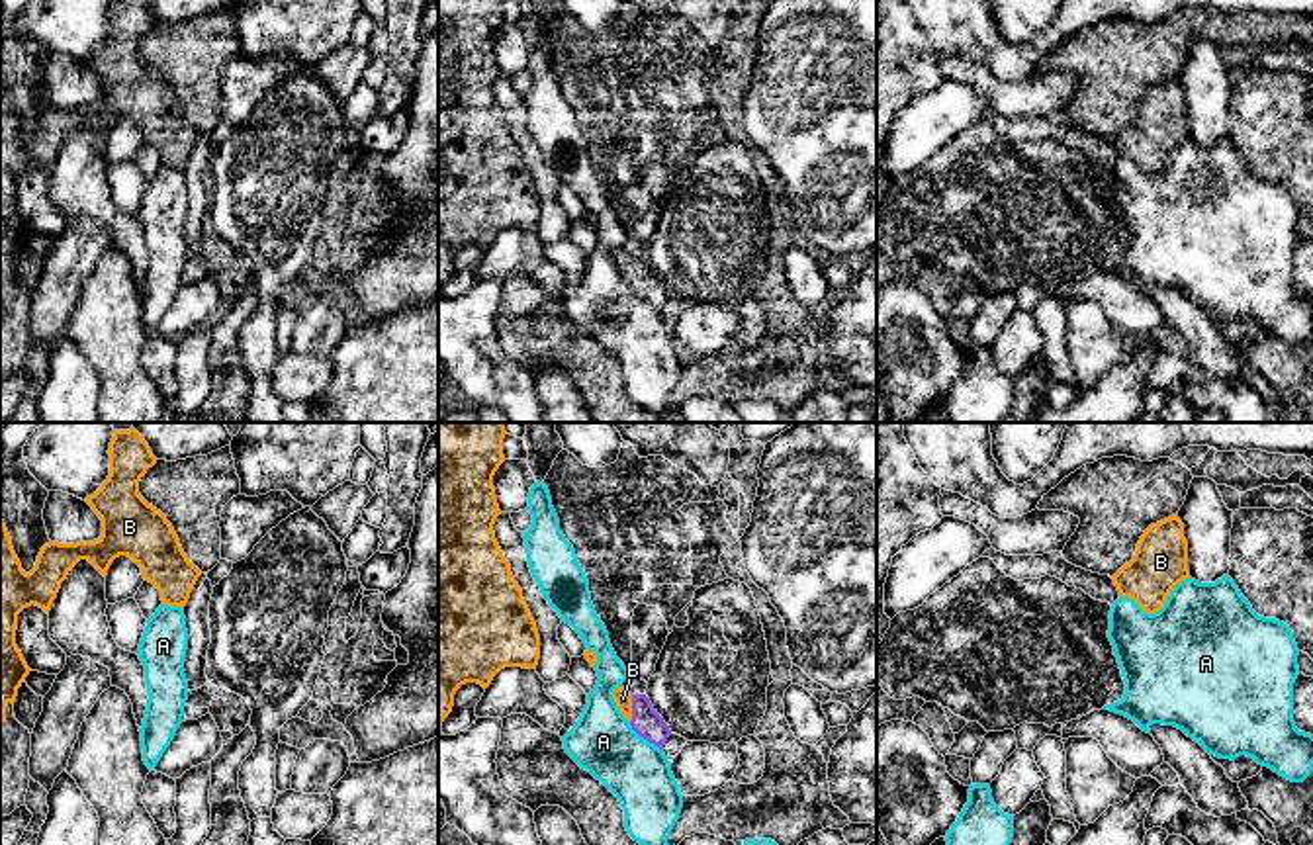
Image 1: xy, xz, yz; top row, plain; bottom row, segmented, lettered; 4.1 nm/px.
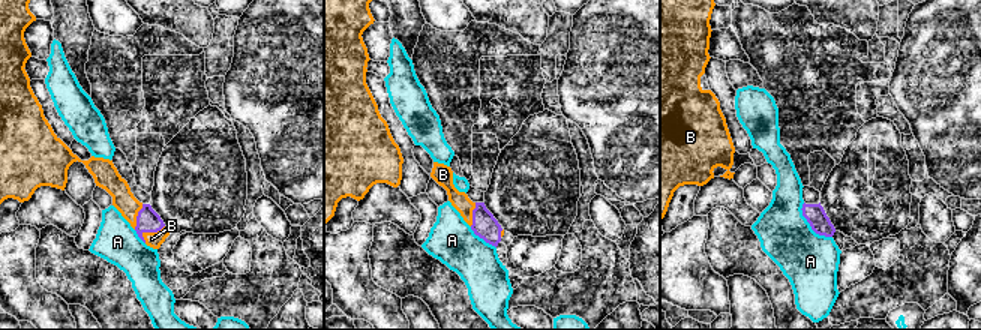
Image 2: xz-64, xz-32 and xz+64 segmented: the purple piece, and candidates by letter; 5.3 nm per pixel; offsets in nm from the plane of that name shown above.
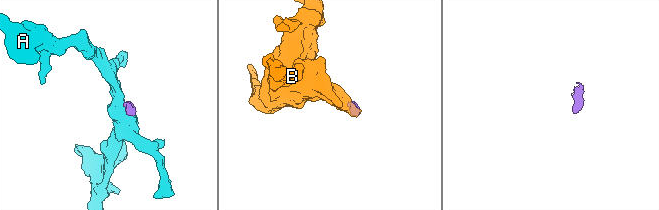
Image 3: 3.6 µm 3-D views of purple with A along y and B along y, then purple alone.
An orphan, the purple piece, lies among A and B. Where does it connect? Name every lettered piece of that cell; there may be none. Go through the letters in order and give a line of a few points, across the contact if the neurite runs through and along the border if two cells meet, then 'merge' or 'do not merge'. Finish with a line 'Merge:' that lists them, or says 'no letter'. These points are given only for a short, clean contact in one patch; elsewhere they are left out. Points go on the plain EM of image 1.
A: do not merge
B: line xz (646, 284), (633, 270), (623, 261); merge
Merge: B

